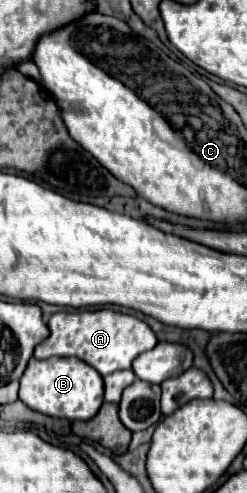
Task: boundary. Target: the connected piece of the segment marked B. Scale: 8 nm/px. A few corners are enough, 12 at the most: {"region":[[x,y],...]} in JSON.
{"region":[[31,359],[19,399],[57,419],[89,421],[103,377],[79,359]]}

